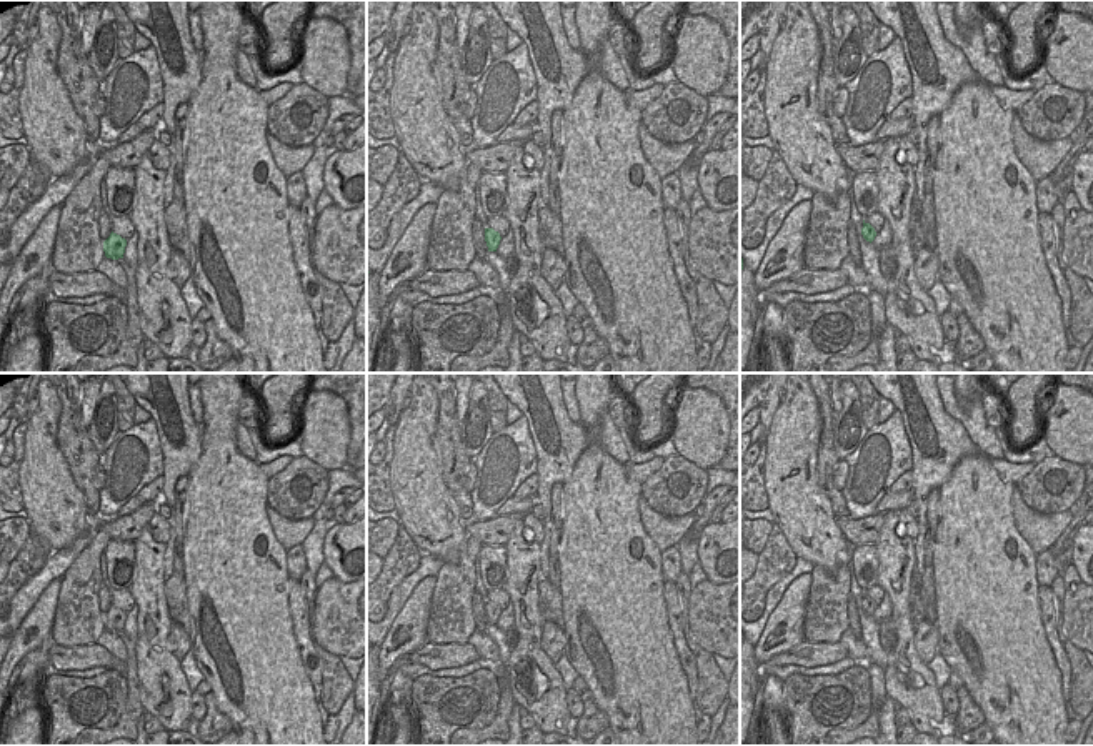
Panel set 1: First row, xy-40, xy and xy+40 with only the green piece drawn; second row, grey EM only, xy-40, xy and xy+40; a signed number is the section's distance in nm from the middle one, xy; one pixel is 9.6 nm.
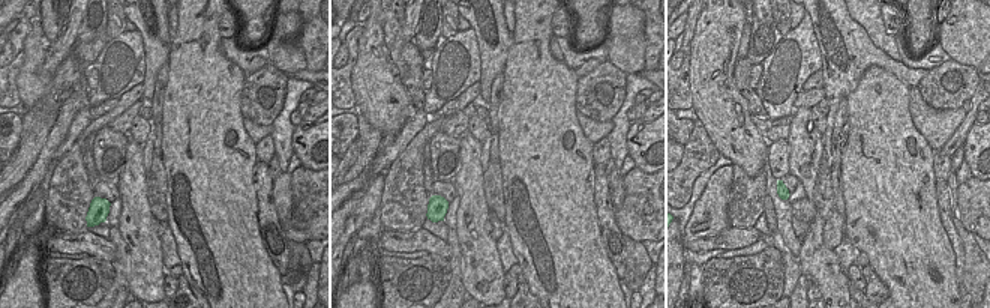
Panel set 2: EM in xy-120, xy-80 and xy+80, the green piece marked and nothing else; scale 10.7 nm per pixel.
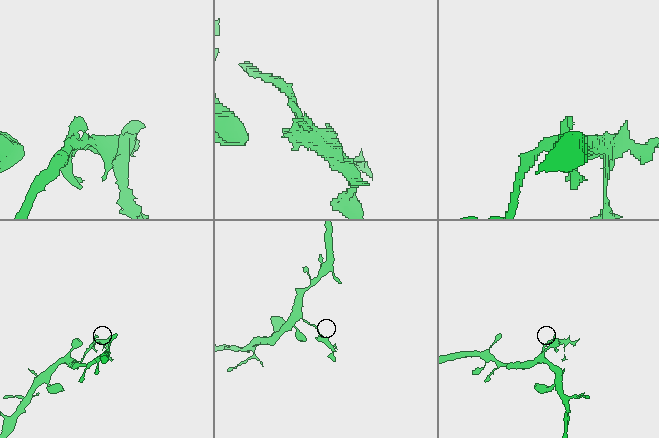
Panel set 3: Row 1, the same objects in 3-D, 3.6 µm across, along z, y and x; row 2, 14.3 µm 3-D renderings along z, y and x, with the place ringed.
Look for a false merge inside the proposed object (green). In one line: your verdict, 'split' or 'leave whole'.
split

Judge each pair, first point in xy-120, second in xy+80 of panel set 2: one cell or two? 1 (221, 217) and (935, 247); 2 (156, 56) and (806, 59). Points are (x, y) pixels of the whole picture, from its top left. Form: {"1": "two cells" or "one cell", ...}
{"1": "one cell", "2": "two cells"}

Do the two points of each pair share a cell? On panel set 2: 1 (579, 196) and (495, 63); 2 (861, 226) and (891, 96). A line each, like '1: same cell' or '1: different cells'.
1: different cells
2: same cell

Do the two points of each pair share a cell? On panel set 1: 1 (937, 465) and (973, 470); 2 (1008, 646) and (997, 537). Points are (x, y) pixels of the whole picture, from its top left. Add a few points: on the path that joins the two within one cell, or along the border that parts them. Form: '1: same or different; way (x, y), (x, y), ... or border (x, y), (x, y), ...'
1: different; border (980, 453), (963, 457), (950, 477), (937, 488)
2: same; way (997, 620), (997, 563)

